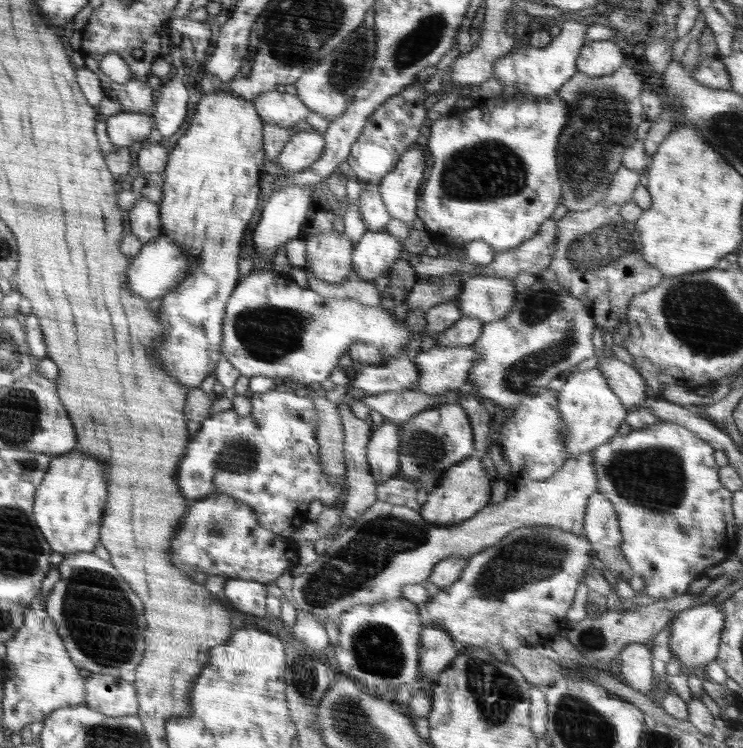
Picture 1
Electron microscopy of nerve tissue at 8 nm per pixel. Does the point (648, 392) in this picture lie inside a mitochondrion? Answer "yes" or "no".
no

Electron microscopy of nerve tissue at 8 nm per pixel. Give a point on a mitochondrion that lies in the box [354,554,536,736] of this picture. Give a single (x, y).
(495, 693)

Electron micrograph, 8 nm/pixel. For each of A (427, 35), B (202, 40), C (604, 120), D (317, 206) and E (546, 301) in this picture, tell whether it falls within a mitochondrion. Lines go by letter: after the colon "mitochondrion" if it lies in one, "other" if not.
A: mitochondrion
B: other
C: mitochondrion
D: other
E: mitochondrion

